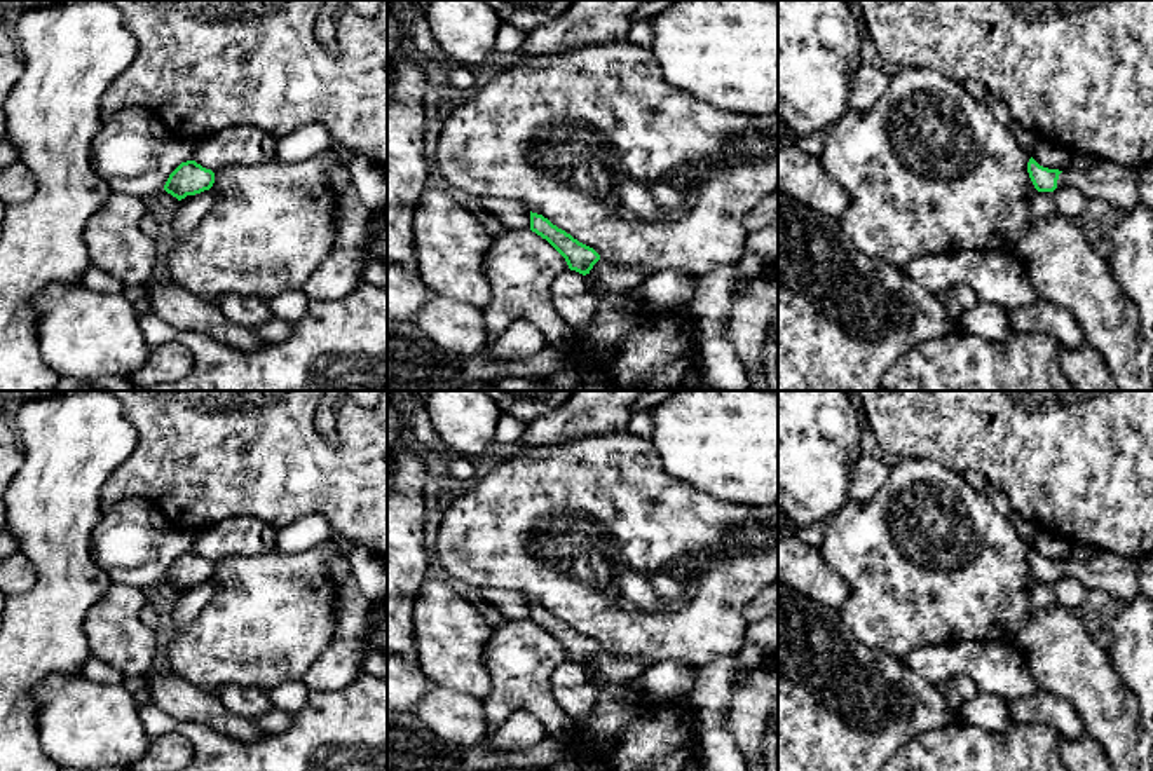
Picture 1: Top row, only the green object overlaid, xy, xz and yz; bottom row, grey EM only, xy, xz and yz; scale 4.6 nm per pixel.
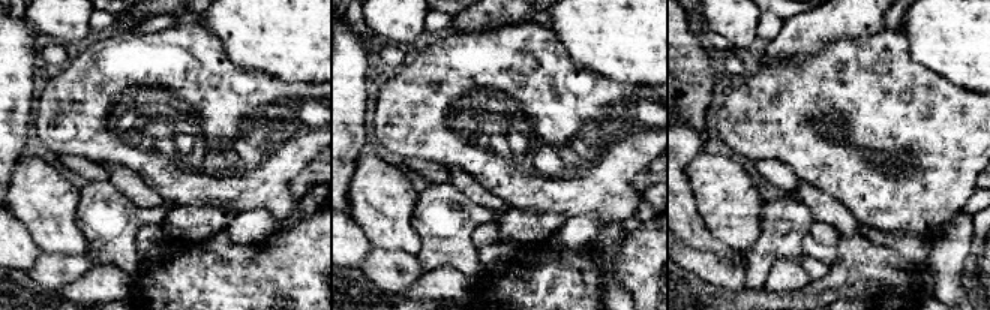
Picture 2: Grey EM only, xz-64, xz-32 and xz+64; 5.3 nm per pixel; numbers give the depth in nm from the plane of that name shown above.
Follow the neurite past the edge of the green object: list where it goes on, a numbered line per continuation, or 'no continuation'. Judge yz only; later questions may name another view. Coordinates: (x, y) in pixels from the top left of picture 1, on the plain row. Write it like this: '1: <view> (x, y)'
1: yz (1118, 576)

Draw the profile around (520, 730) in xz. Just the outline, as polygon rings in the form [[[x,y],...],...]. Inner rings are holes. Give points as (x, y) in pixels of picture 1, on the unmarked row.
[[[525,710],[511,713],[494,733],[485,734],[480,743],[494,750],[522,750],[544,740],[542,722]]]

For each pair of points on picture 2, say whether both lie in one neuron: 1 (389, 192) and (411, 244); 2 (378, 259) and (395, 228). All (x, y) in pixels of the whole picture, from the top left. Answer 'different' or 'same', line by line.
1: same
2: different

